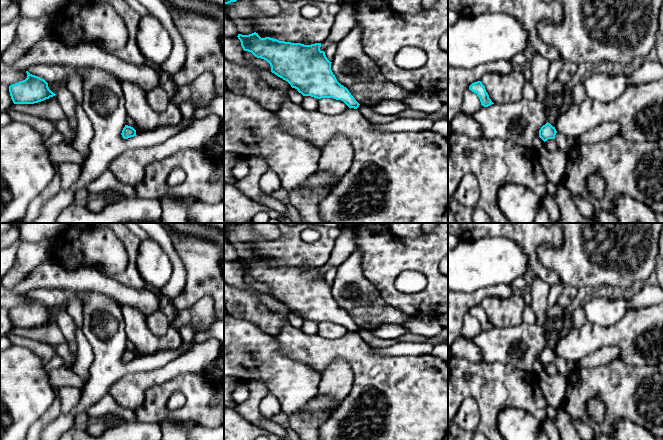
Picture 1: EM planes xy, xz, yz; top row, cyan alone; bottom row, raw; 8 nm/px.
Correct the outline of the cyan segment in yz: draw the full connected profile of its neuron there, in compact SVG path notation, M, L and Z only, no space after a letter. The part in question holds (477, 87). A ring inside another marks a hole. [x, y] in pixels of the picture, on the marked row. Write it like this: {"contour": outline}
{"contour": "M477 81L477 82L472 83L469 86L469 90L471 90L472 92L477 94L482 106L488 107L488 106L494 104L491 101L491 99L489 98L489 95L486 92L485 86L482 84L481 81Z"}

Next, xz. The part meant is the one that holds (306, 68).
{"contour": "M256 32L238 34L237 37L244 51L266 60L272 73L287 81L303 96L333 98L343 101L349 108L359 107L349 90L337 81L331 70L332 62L320 50L321 43L304 45L261 38Z"}

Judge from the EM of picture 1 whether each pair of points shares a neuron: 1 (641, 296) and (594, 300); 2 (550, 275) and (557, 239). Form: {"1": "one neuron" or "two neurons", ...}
{"1": "one neuron", "2": "one neuron"}

